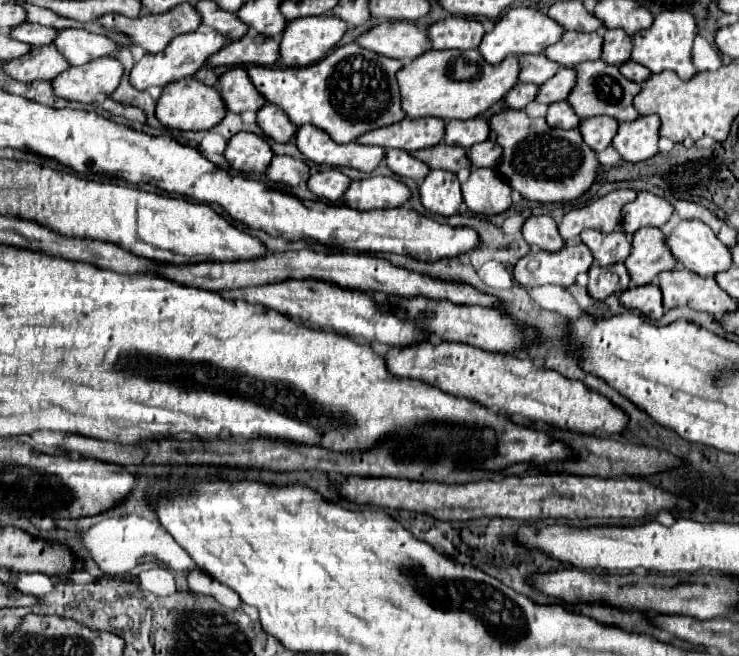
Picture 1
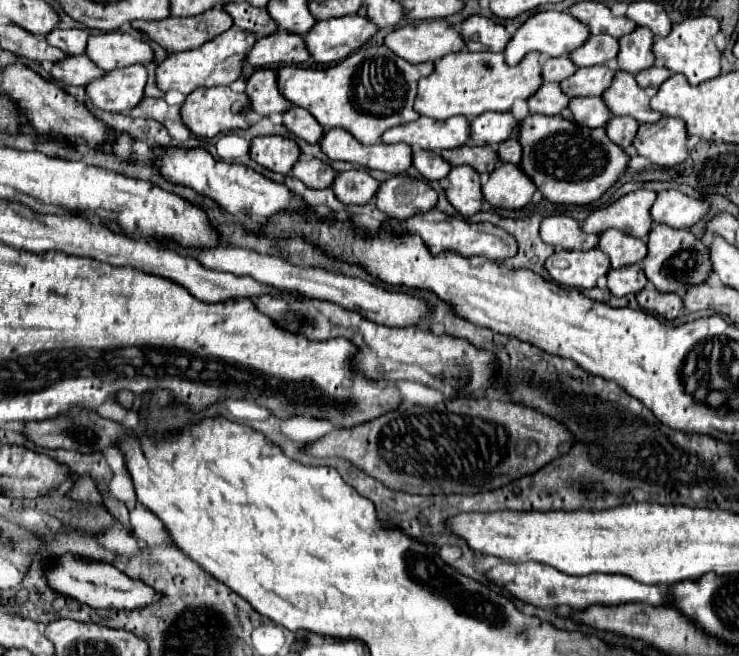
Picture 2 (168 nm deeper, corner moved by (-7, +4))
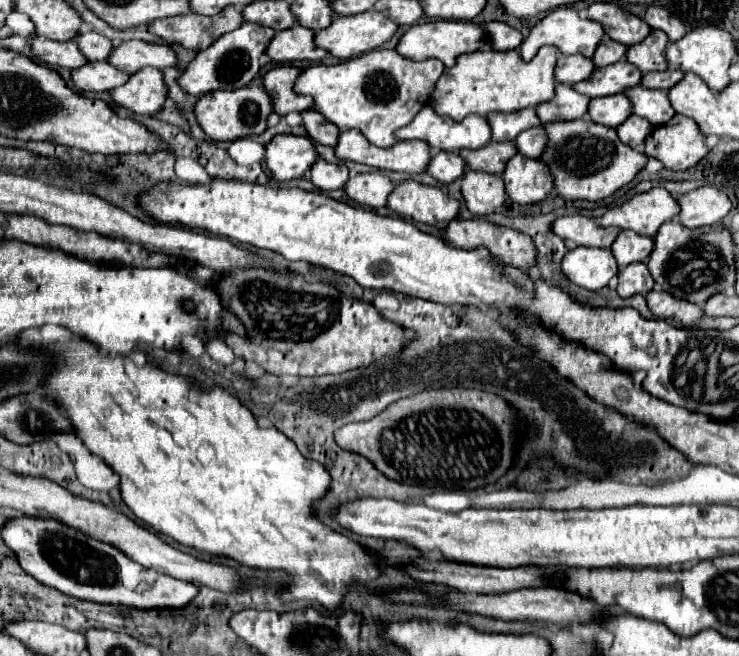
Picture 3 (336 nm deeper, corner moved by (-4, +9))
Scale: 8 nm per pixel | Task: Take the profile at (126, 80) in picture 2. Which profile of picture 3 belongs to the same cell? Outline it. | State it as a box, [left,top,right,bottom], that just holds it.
[110,67,168,115]

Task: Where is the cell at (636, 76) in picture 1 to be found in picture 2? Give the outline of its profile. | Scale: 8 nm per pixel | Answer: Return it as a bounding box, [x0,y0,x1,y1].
[635,66,671,88]

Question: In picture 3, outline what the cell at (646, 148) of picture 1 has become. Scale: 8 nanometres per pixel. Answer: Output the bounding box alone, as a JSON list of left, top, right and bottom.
[644,115,710,171]

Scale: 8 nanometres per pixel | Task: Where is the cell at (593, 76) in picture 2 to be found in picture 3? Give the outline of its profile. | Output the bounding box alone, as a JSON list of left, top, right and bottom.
[572,61,642,99]

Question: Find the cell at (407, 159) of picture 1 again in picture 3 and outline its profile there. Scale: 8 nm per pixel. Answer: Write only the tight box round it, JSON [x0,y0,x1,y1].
[428,153,468,185]

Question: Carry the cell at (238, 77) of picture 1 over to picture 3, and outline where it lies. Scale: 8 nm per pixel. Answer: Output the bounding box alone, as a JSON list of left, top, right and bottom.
[264,65,314,115]

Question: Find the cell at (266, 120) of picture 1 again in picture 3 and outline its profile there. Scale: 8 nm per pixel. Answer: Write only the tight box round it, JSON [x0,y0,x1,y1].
[302,109,340,147]

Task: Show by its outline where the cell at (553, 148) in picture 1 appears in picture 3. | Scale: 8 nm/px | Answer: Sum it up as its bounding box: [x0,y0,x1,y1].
[542,119,648,201]

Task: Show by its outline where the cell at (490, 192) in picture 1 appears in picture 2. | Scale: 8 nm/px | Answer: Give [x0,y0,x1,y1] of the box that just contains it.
[483,162,535,210]

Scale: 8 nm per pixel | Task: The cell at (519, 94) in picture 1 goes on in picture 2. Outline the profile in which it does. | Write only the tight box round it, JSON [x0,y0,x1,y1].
[527,82,569,116]

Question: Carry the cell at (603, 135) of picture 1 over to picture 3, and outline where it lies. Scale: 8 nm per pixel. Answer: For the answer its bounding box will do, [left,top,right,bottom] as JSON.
[616,115,652,151]

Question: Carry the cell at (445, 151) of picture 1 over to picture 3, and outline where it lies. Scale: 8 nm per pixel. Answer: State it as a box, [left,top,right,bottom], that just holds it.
[460,143,518,175]

